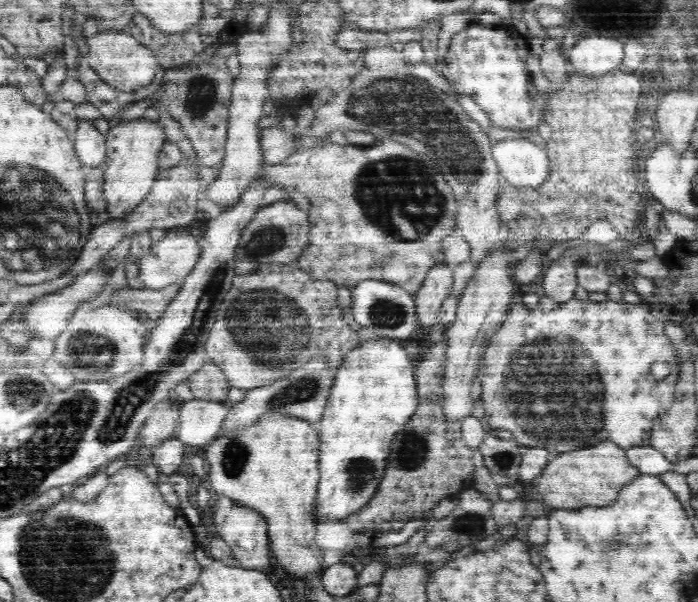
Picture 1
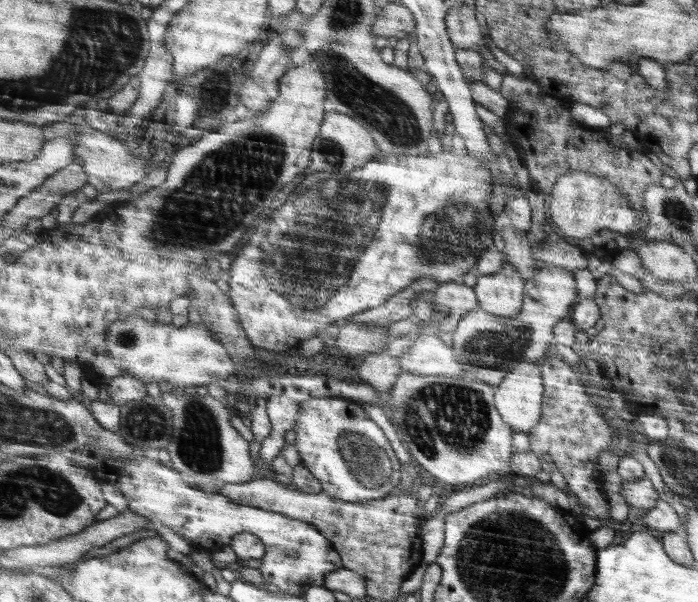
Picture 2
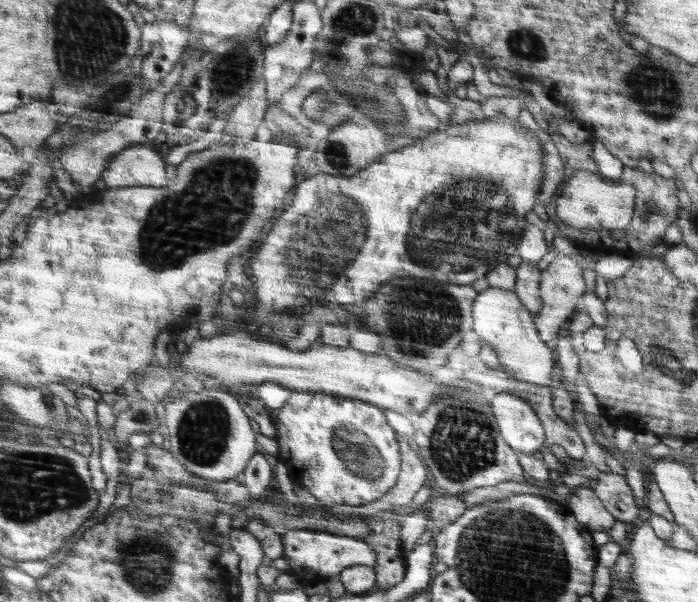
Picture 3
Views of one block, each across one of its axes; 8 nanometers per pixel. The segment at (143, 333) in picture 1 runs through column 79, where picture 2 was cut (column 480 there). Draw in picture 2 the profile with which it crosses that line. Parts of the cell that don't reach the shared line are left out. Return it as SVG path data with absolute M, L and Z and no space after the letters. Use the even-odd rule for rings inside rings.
M545 266L543 269L536 271L536 274L526 281L526 302L521 307L520 312L512 318L496 318L492 314L488 314L486 310L472 310L465 314L458 322L458 328L452 334L453 345L452 351L456 355L456 359L462 363L464 369L472 372L476 376L477 381L483 381L487 384L500 384L505 378L505 374L512 371L518 362L522 360L530 360L530 362L541 362L548 353L548 347L553 343L554 326L562 321L572 312L572 307L579 300L577 293L577 281L574 278L573 271L556 266Z

